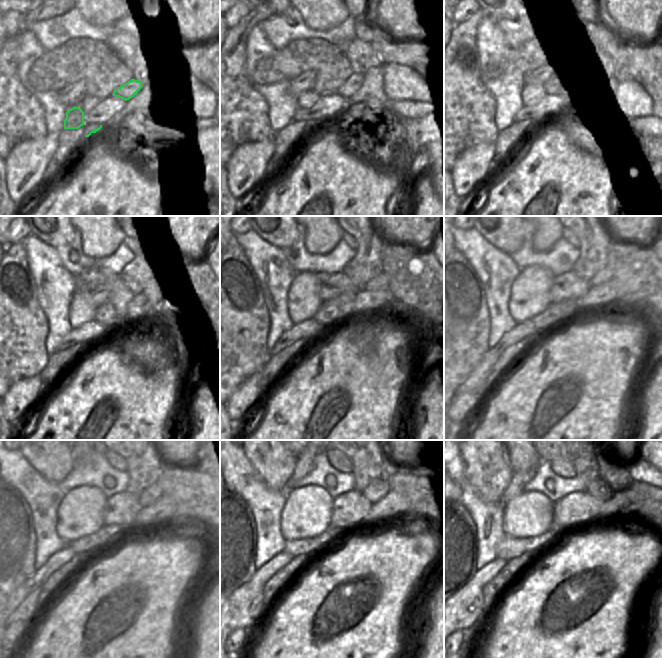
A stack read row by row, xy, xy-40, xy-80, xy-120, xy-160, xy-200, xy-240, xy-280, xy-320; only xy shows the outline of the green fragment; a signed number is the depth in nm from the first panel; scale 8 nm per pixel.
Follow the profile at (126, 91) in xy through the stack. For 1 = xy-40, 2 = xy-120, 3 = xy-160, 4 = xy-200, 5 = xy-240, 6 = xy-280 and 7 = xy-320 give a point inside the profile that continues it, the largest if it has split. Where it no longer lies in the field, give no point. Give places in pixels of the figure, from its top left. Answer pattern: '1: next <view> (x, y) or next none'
1: next xy-40 (354, 82)
2: next xy-120 (138, 305)
3: next xy-160 (365, 302)
4: next xy-200 (598, 298)
5: next xy-240 (156, 516)
6: next xy-280 (389, 509)
7: next xy-320 (627, 496)

